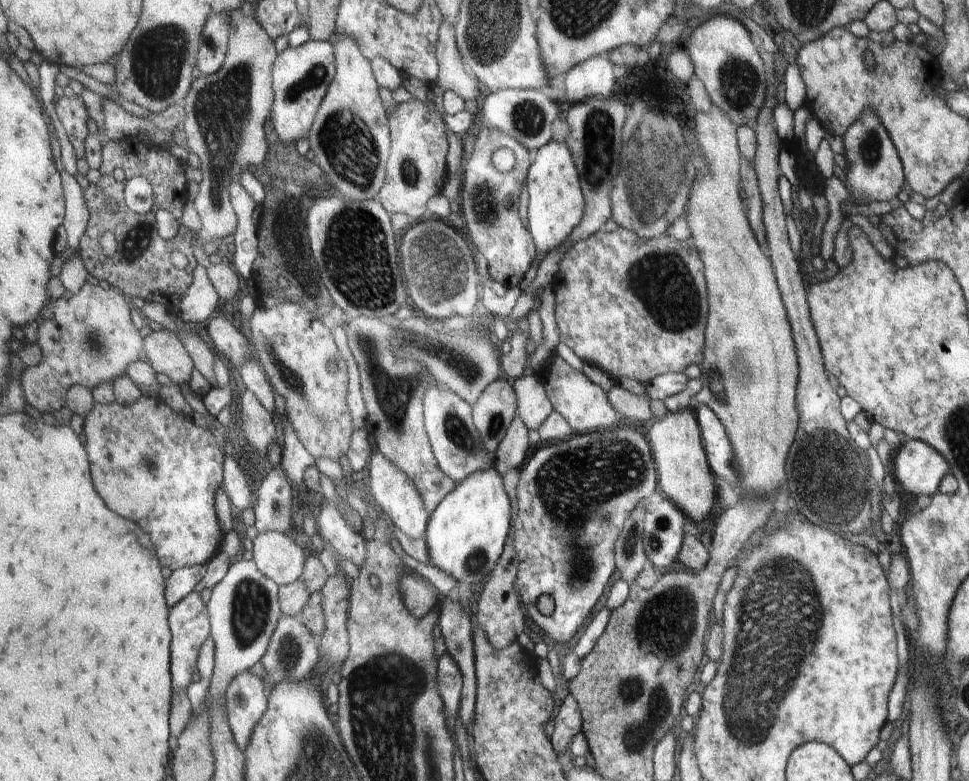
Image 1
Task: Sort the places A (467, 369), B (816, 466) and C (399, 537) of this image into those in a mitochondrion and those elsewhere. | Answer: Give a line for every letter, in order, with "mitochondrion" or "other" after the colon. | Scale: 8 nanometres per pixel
A: mitochondrion
B: mitochondrion
C: other

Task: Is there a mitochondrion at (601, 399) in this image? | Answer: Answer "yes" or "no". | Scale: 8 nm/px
no

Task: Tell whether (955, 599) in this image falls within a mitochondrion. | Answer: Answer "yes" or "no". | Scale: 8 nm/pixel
no

